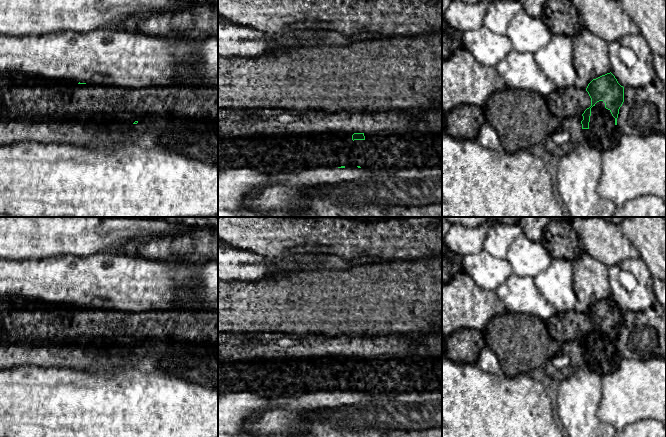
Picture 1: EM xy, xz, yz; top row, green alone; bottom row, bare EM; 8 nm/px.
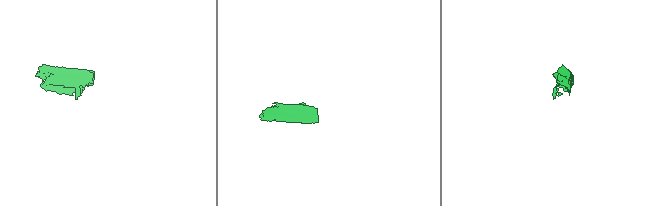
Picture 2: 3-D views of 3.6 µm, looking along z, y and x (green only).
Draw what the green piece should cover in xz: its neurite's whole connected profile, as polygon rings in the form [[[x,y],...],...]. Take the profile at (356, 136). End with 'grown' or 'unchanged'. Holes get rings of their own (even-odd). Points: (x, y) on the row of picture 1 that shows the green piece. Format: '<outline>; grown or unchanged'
[[[442,106],[426,110],[424,119],[416,127],[354,133],[352,140],[380,141],[381,170],[442,169]],[[389,151],[399,156],[398,164],[386,160]]]; grown

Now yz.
[[[610,72],[593,79],[588,84],[586,91],[591,98],[591,106],[580,114],[583,116],[582,135],[589,134],[591,108],[599,101],[605,103],[605,108],[611,112],[615,118],[615,125],[617,125],[619,109],[624,102],[624,87],[618,83],[615,76]]]; grown

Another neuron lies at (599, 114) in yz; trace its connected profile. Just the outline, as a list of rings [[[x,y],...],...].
[[[597,102],[591,108],[589,134],[583,135],[582,139],[592,147],[604,151],[617,145],[622,134],[610,110],[605,108],[605,103]]]

